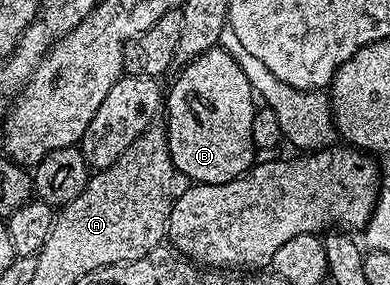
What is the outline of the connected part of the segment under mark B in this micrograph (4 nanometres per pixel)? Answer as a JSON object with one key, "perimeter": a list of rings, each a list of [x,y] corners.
{"perimeter":[[[216,47],[197,55],[189,64],[178,70],[179,78],[165,93],[165,124],[171,164],[176,174],[188,177],[197,185],[220,185],[236,181],[257,161],[253,143],[253,115],[257,108],[257,94],[252,89],[245,71],[222,47]]]}

